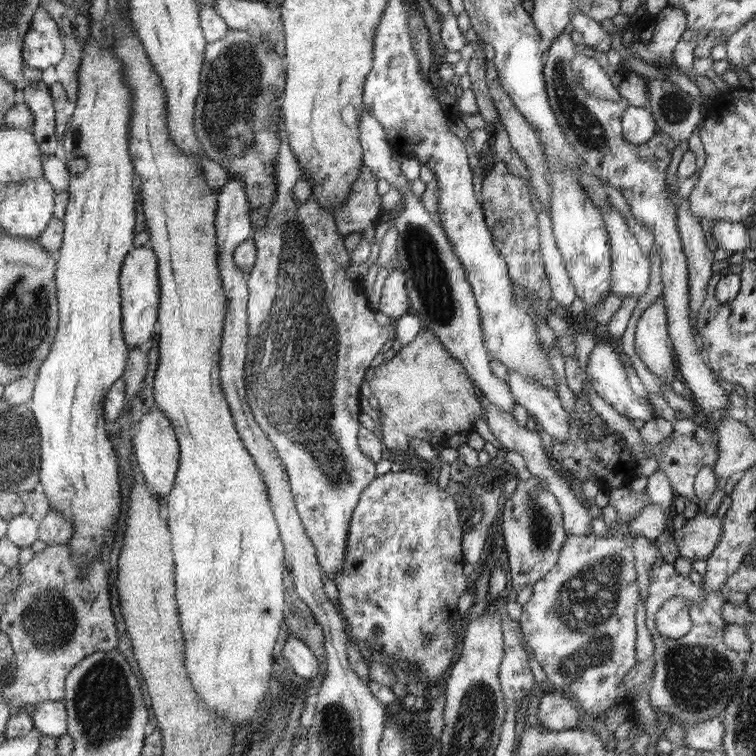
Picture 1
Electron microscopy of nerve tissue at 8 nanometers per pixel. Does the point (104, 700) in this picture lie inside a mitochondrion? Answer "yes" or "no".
yes

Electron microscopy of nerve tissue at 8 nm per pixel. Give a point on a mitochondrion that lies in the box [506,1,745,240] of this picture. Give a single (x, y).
(584, 126)

